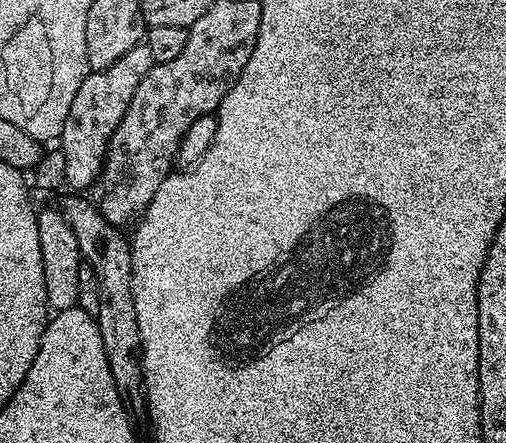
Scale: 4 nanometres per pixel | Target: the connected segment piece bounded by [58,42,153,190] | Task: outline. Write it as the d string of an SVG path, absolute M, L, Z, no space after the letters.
M142 42L134 46L134 50L122 54L118 62L106 66L106 70L89 71L88 76L82 78L82 86L78 86L78 94L74 94L74 102L70 102L70 114L66 114L66 122L58 137L58 147L66 154L64 182L69 189L91 189L92 183L104 169L110 138L114 130L118 130L118 122L122 122L122 114L126 114L126 106L130 106L130 98L134 98L134 90L138 90L142 78L150 74L152 65L150 46Z

